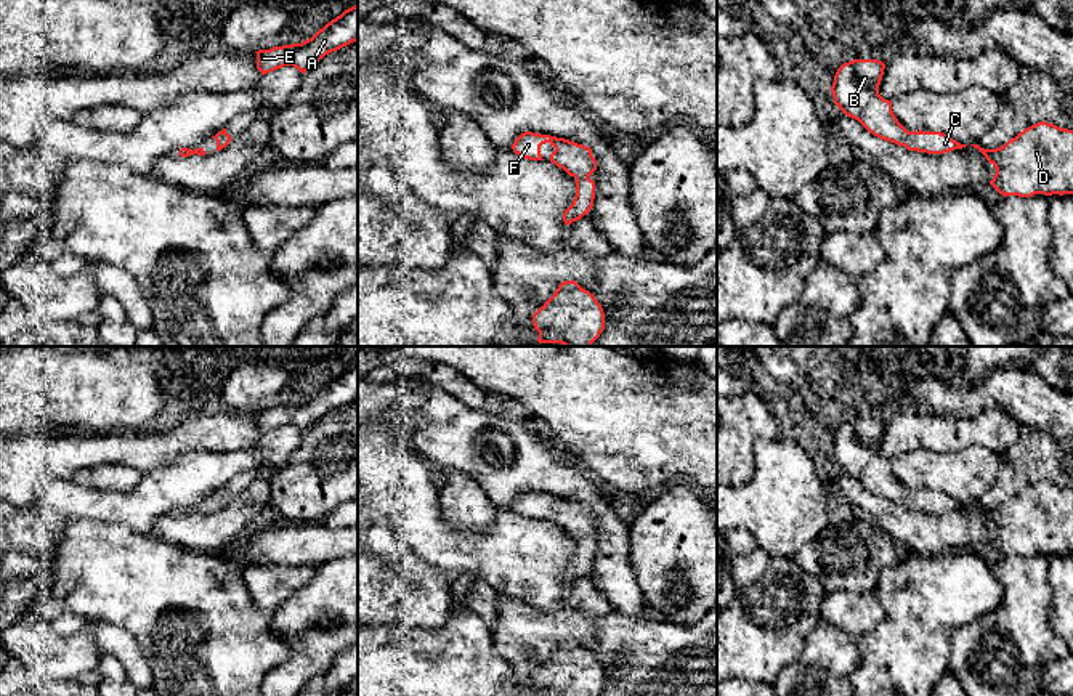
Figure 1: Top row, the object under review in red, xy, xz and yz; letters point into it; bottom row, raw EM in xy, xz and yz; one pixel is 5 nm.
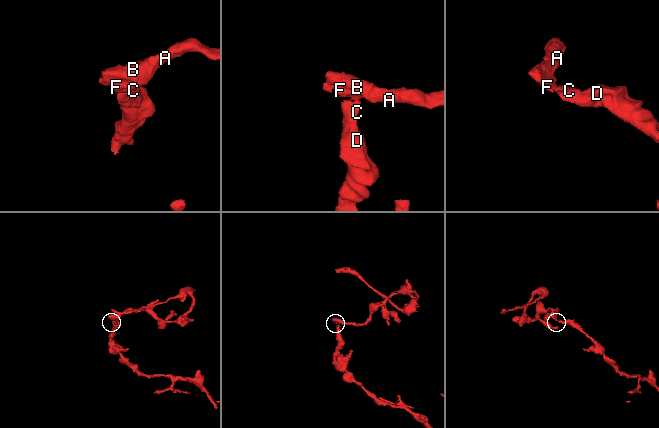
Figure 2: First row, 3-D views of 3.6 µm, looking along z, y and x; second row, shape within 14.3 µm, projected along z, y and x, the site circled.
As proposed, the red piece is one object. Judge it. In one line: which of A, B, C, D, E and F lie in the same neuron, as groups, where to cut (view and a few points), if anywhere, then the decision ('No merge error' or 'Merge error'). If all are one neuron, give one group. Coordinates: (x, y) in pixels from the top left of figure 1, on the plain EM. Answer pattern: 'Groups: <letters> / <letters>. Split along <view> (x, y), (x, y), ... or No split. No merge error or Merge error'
Groups: A B C D E F. No split. No merge error

